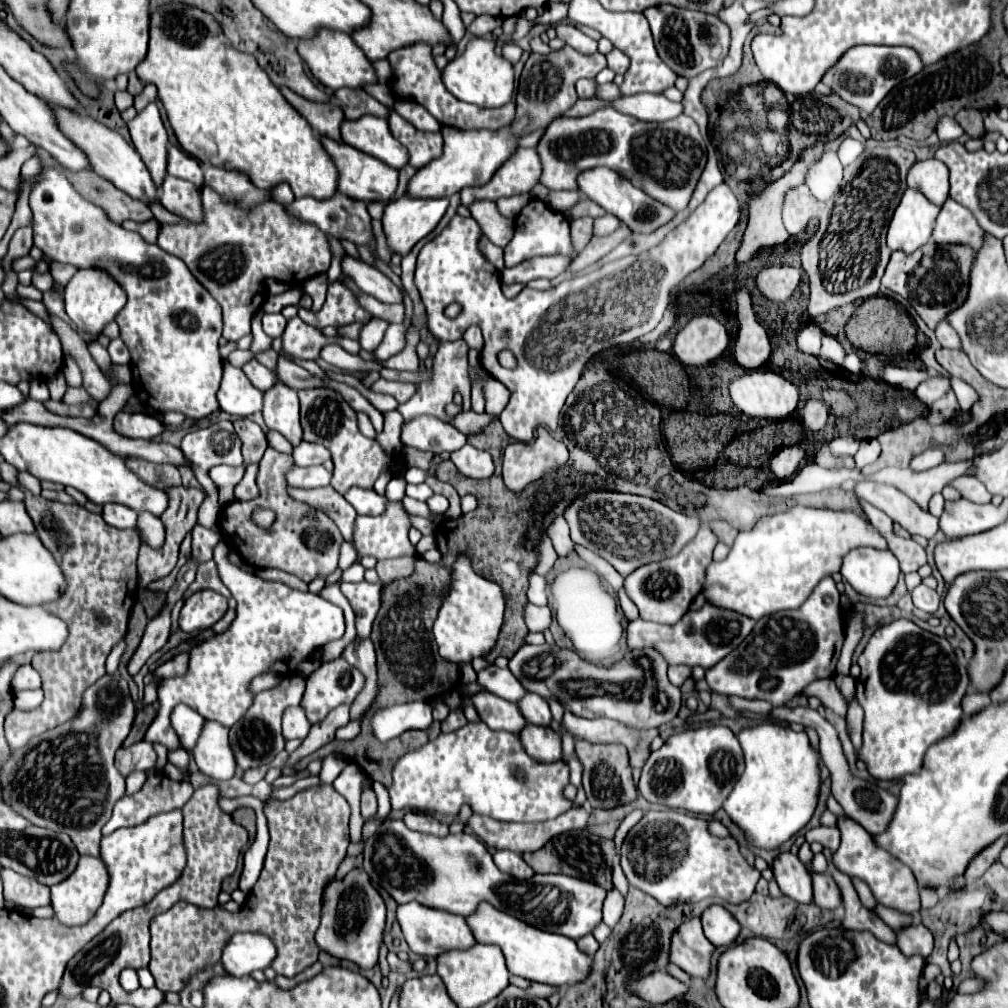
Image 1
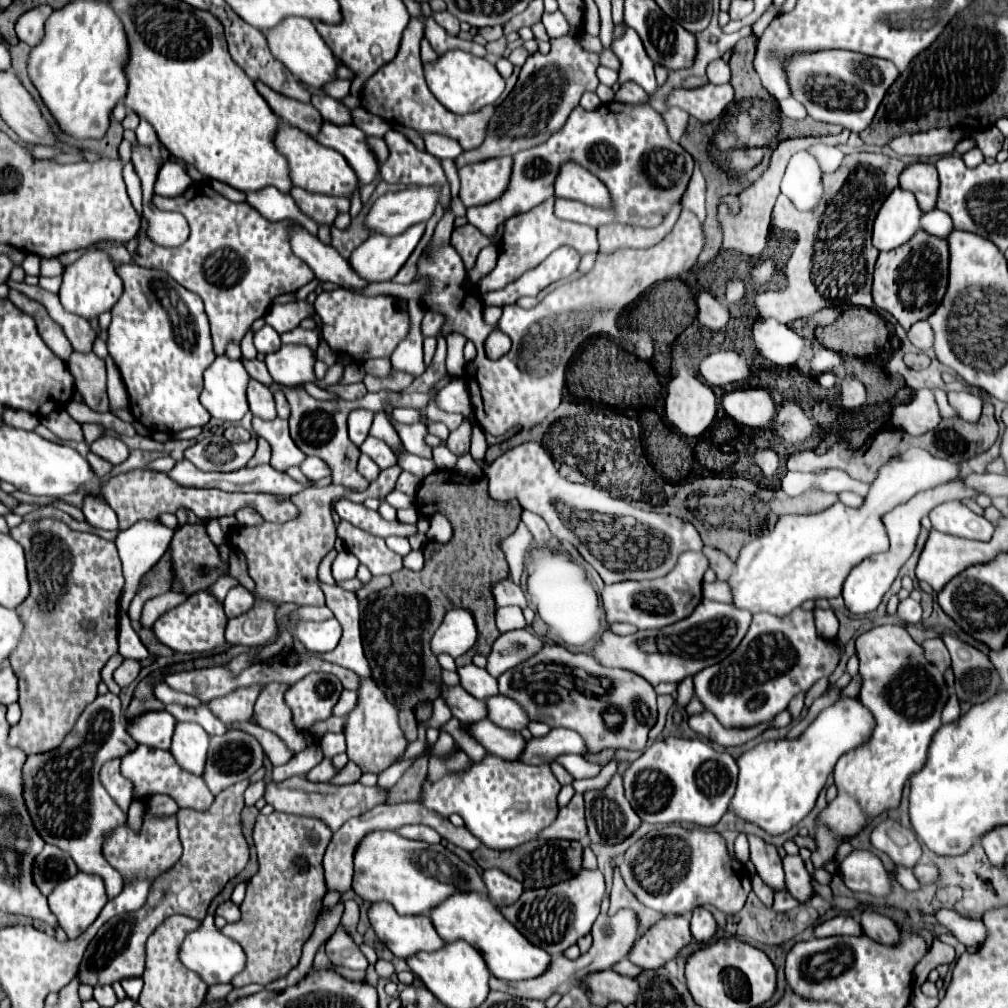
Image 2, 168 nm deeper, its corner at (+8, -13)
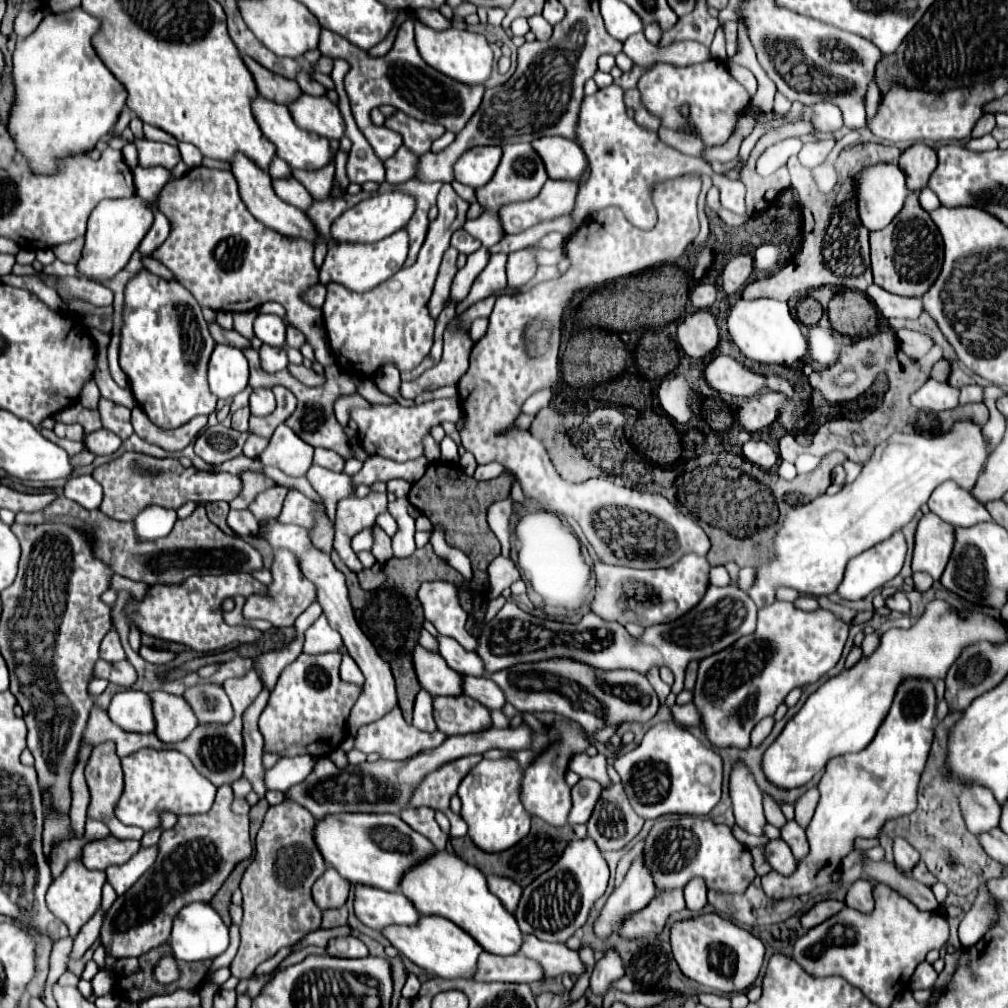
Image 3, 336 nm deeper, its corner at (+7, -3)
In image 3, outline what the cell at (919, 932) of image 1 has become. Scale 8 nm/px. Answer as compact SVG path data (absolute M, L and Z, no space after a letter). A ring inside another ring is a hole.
M858 879L850 885L850 889L846 891L846 905L852 909L858 909L862 913L870 911L874 907L874 899L872 899L872 883L868 879Z

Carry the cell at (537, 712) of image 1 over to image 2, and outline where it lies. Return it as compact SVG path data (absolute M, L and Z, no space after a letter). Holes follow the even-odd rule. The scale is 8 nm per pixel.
M497 695L493 699L487 699L487 707L489 707L489 721L493 721L503 729L523 731L529 725L527 711L515 699Z

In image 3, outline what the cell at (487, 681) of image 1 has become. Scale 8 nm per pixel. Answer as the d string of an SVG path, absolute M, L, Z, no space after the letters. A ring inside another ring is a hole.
M438 635L438 653L446 659L446 663L460 675L474 675L482 677L486 669L482 669L482 659L478 657L476 651L466 651L458 641L452 637Z

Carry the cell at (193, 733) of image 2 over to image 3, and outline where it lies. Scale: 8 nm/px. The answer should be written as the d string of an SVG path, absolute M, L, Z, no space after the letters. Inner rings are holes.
M152 691L148 693L152 701L152 713L156 723L156 737L164 743L176 743L188 737L190 731L198 725L190 705L178 697L164 691Z

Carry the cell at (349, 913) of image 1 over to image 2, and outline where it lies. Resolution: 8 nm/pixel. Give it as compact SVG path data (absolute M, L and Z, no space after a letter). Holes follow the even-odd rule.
M339 925L333 931L329 941L325 943L325 951L327 951L329 961L333 965L339 965L339 967L347 967L347 969L353 969L353 971L365 971L367 965L369 965L365 955L355 945L355 941L351 939L349 931L343 925Z

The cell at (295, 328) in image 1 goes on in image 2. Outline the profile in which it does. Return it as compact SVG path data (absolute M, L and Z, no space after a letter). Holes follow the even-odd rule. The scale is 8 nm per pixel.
M281 345L279 351L269 353L265 357L267 369L271 377L279 385L297 385L297 383L317 383L321 381L315 377L315 353L307 345Z

